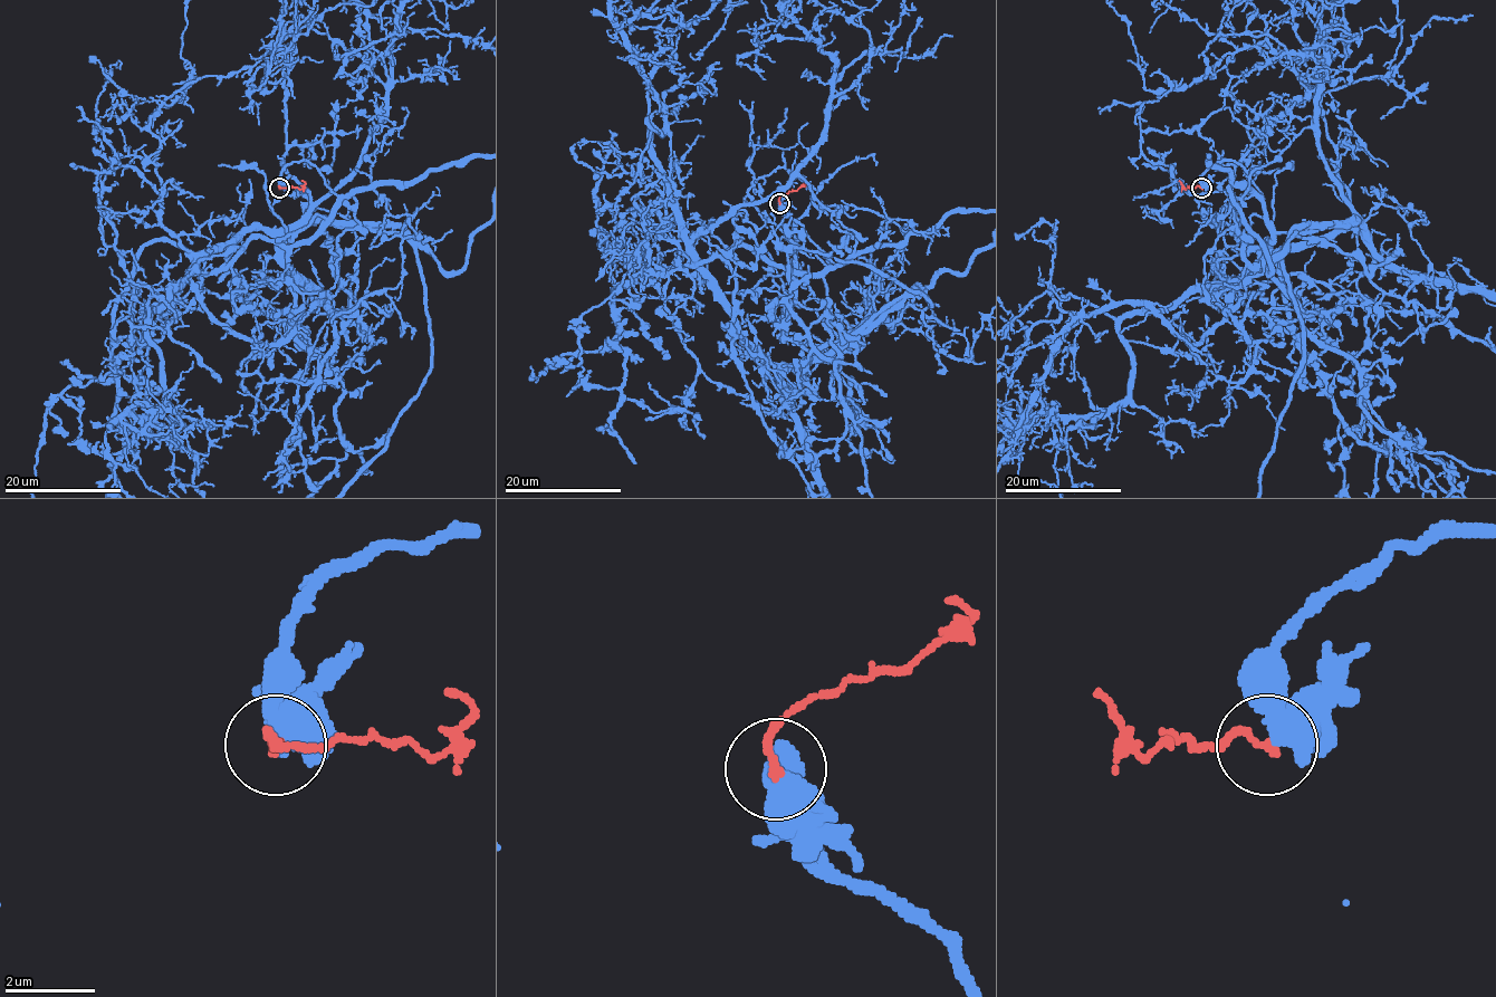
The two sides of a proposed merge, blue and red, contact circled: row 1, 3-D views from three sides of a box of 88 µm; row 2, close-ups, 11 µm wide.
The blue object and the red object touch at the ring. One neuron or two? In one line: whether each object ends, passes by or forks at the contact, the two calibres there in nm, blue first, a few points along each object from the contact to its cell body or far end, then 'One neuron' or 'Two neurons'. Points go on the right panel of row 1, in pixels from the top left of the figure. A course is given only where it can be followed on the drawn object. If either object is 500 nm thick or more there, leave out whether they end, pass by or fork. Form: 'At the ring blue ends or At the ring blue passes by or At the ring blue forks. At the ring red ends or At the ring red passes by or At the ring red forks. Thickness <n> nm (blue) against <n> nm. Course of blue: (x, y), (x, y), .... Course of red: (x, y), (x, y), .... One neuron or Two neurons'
At the ring blue passes by. At the ring red ends. Thickness 480 nm (blue) against 180 nm. Course of blue: (1202, 188), (1236, 161), (1260, 194), (1209, 156), (1268, 272), (1287, 249), (1302, 370). Course of red: (1200, 188), (1185, 189), (1179, 180). Two neurons

